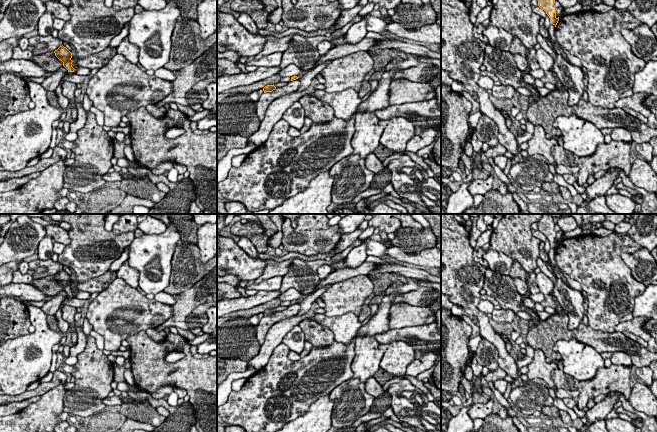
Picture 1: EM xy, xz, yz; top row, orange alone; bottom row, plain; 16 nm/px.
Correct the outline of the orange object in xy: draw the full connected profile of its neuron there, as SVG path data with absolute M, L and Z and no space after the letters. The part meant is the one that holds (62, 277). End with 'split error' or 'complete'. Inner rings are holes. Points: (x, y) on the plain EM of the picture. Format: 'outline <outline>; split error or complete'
outline M63 269L54 275L55 280L63 286L63 290L68 294L68 296L74 296L72 291L72 277Z; complete

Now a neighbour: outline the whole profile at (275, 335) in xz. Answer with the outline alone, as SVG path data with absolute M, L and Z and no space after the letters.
M294 315L290 318L282 319L272 325L265 336L265 341L260 347L259 353L247 363L247 370L253 367L257 371L264 368L274 349L282 343L284 336L302 321L302 315Z

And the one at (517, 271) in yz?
M514 260L514 263L513 263L513 265L511 267L509 276L511 278L520 278L523 281L528 282L528 276L527 276L526 271L523 269L521 264L516 260Z

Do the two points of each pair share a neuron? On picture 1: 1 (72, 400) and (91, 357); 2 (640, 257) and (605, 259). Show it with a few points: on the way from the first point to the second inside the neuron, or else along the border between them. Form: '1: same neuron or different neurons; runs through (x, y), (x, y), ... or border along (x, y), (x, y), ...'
1: same neuron; runs through (83, 389), (91, 381), (91, 368)
2: different neurons; border along (641, 247), (621, 254), (634, 278)

